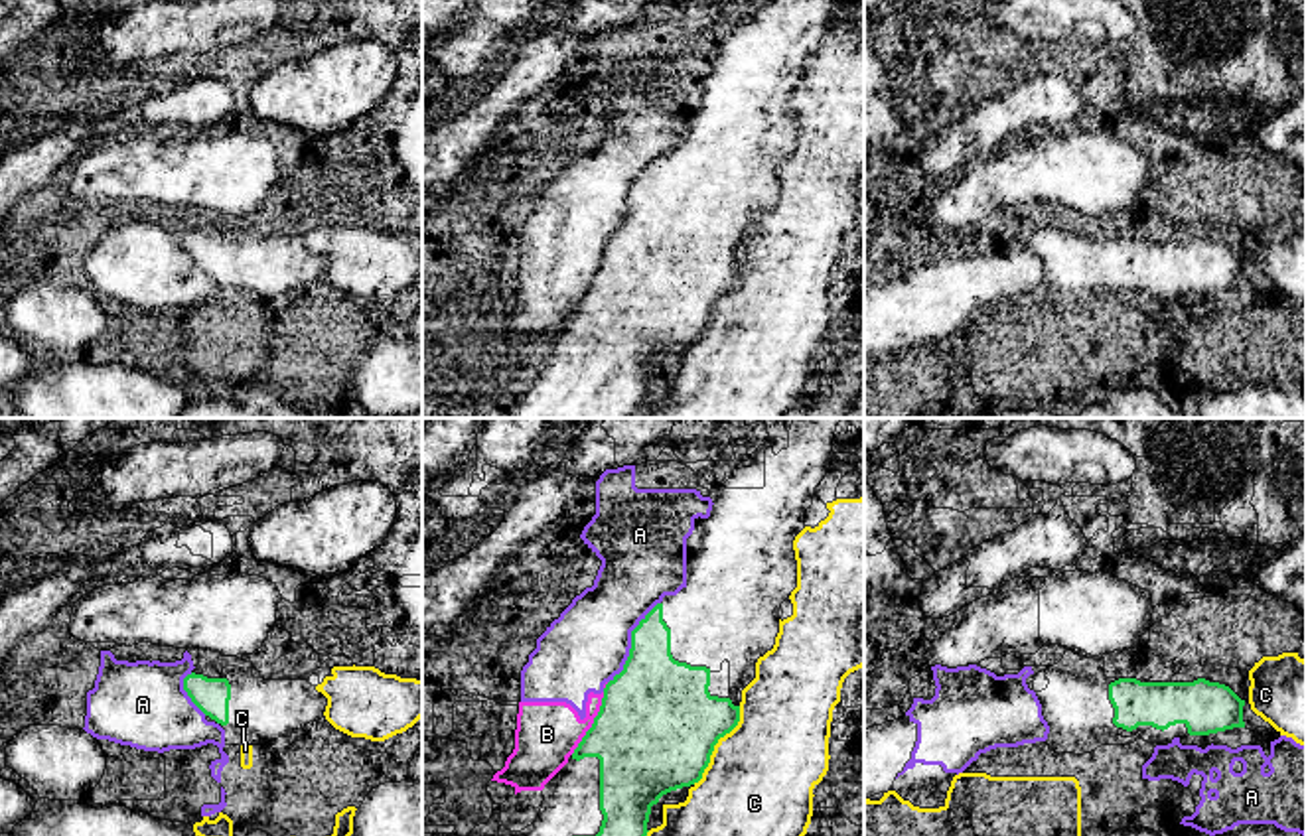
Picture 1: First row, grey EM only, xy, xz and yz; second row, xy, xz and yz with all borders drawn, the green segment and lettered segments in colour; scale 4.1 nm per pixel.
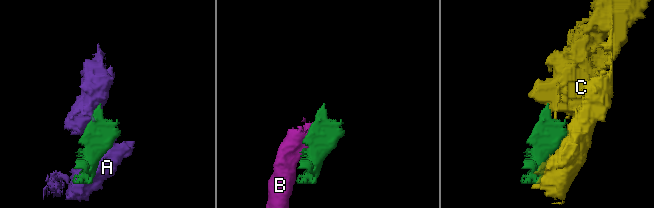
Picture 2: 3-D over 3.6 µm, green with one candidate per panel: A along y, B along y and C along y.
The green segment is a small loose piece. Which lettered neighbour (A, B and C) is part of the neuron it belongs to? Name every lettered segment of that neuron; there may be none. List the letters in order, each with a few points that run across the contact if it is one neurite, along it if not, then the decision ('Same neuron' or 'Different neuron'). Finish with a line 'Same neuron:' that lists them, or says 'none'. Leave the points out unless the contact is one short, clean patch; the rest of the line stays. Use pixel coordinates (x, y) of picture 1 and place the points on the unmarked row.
A: Different neuron
B: Line: xz (604, 251), (592, 284), (571, 312). Different neuron
C: Different neuron
Same neuron: none

